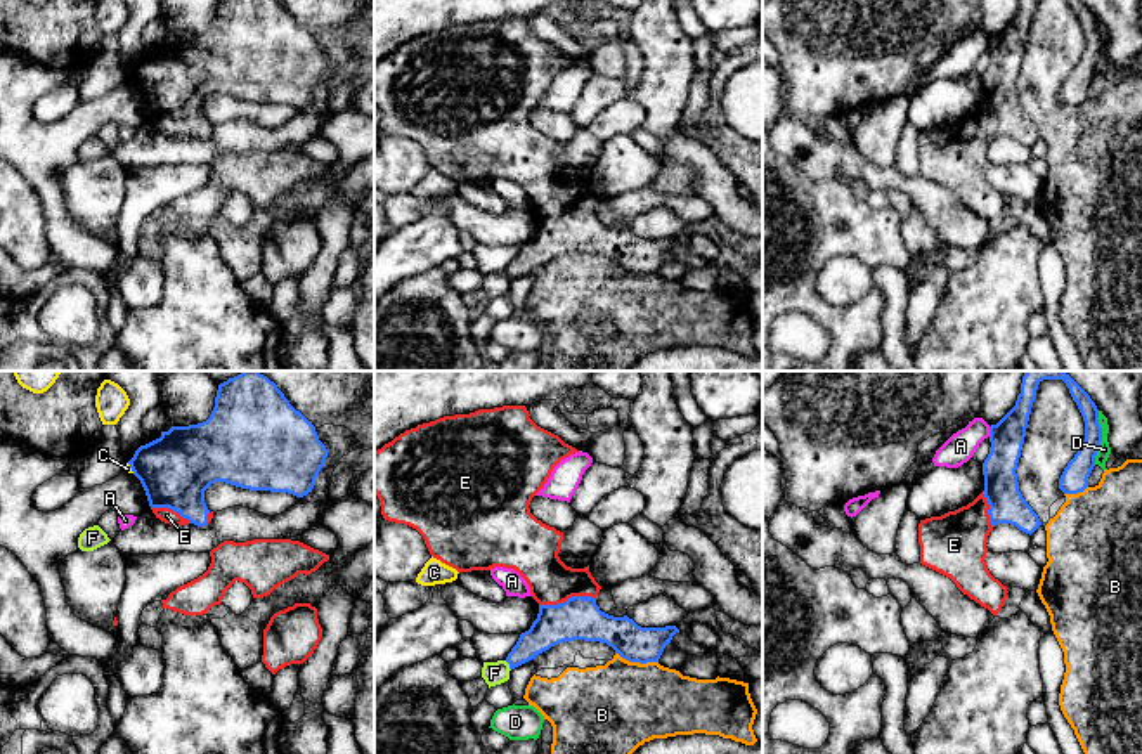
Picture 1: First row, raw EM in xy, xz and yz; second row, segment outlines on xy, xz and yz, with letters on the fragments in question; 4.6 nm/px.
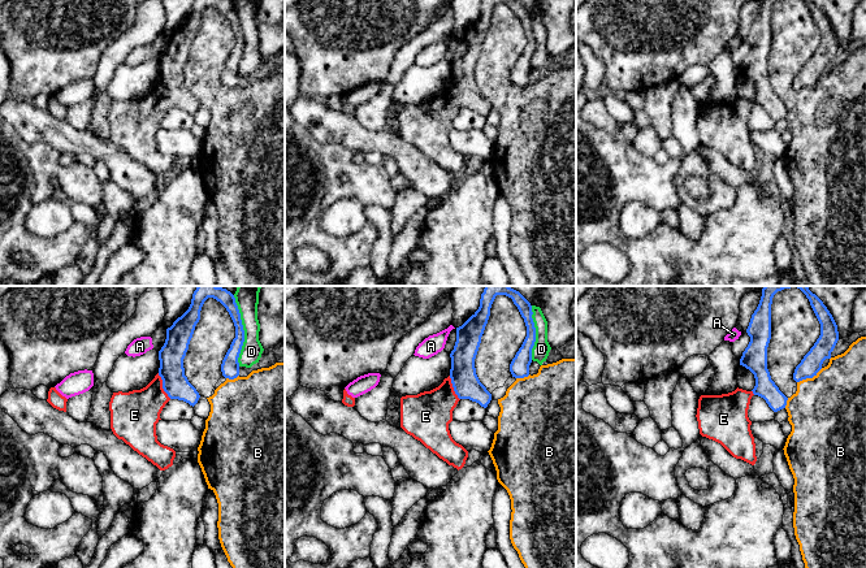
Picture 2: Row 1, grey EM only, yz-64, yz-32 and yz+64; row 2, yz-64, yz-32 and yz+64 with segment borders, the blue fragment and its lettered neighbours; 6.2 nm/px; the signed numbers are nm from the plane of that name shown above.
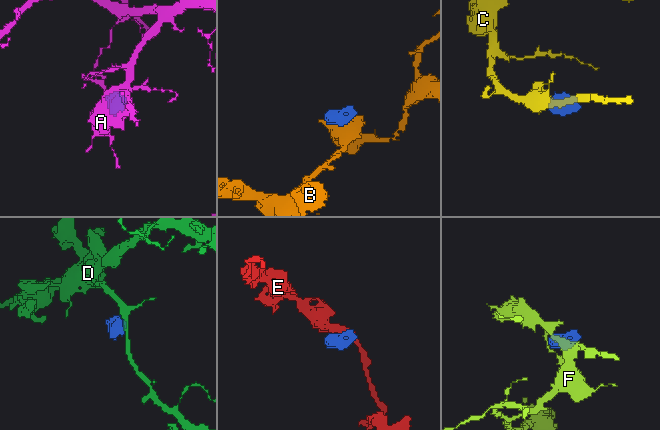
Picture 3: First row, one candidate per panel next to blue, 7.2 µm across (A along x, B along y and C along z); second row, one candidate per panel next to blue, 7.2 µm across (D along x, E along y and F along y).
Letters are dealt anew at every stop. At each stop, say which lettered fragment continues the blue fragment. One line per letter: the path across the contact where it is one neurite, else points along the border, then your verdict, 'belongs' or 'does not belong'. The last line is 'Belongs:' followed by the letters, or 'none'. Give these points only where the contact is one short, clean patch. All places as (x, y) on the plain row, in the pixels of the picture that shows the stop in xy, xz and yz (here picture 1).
A: border along yz (988, 38), (990, 47); does not belong
B: does not belong
C: does not belong
D: does not belong
E: runs through xz (579, 229), (569, 219), (569, 210), (546, 188), (534, 168); belongs
F: border along xz (505, 272), (510, 281); does not belong
Belongs: E

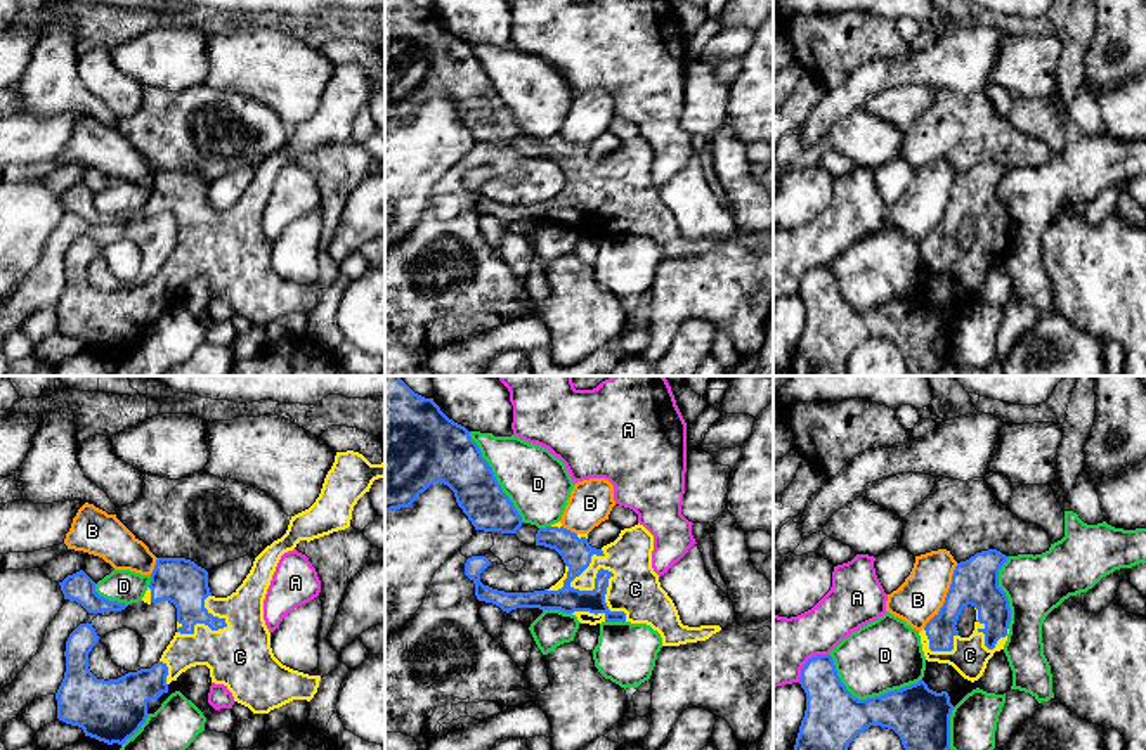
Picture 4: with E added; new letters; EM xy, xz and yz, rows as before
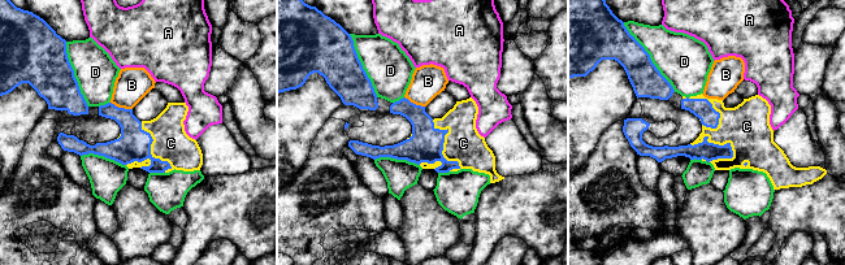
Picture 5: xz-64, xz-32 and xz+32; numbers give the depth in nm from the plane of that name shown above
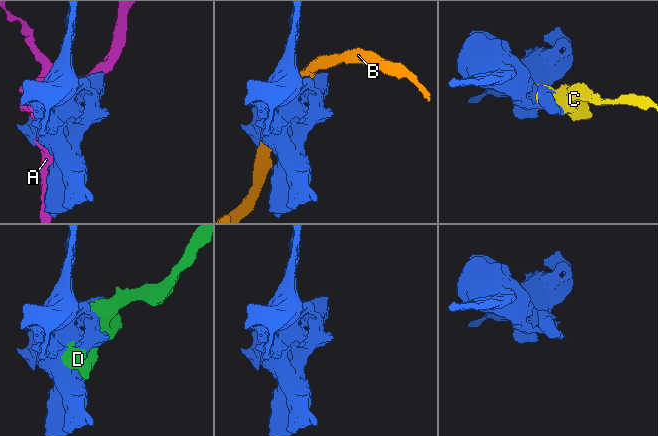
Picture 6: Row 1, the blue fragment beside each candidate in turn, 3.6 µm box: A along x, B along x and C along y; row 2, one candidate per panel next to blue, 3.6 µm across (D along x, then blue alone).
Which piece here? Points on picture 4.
A: does not belong
B: does not belong
C: belongs
D: does not belong
Belongs: C

